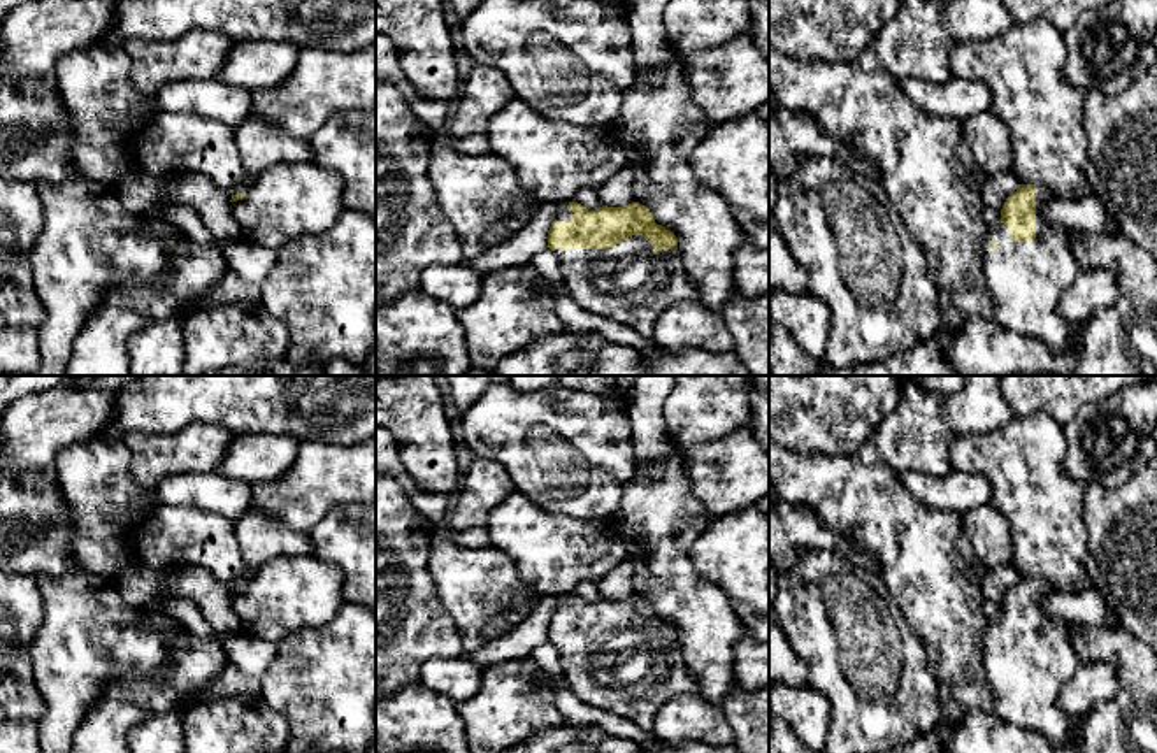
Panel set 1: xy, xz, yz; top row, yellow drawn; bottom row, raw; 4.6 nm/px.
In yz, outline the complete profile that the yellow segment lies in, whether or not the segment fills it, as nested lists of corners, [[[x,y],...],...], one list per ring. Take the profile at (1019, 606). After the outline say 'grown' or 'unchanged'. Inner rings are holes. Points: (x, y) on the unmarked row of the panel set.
[[[1018,577],[1001,602],[1001,616],[987,625],[983,665],[995,714],[1057,746],[1069,737],[1073,727],[1071,718],[1057,706],[1057,699],[1082,662],[1071,639],[1073,627],[1046,614],[1045,599],[1052,592],[1052,586],[1041,586],[1036,577]]] | grown

